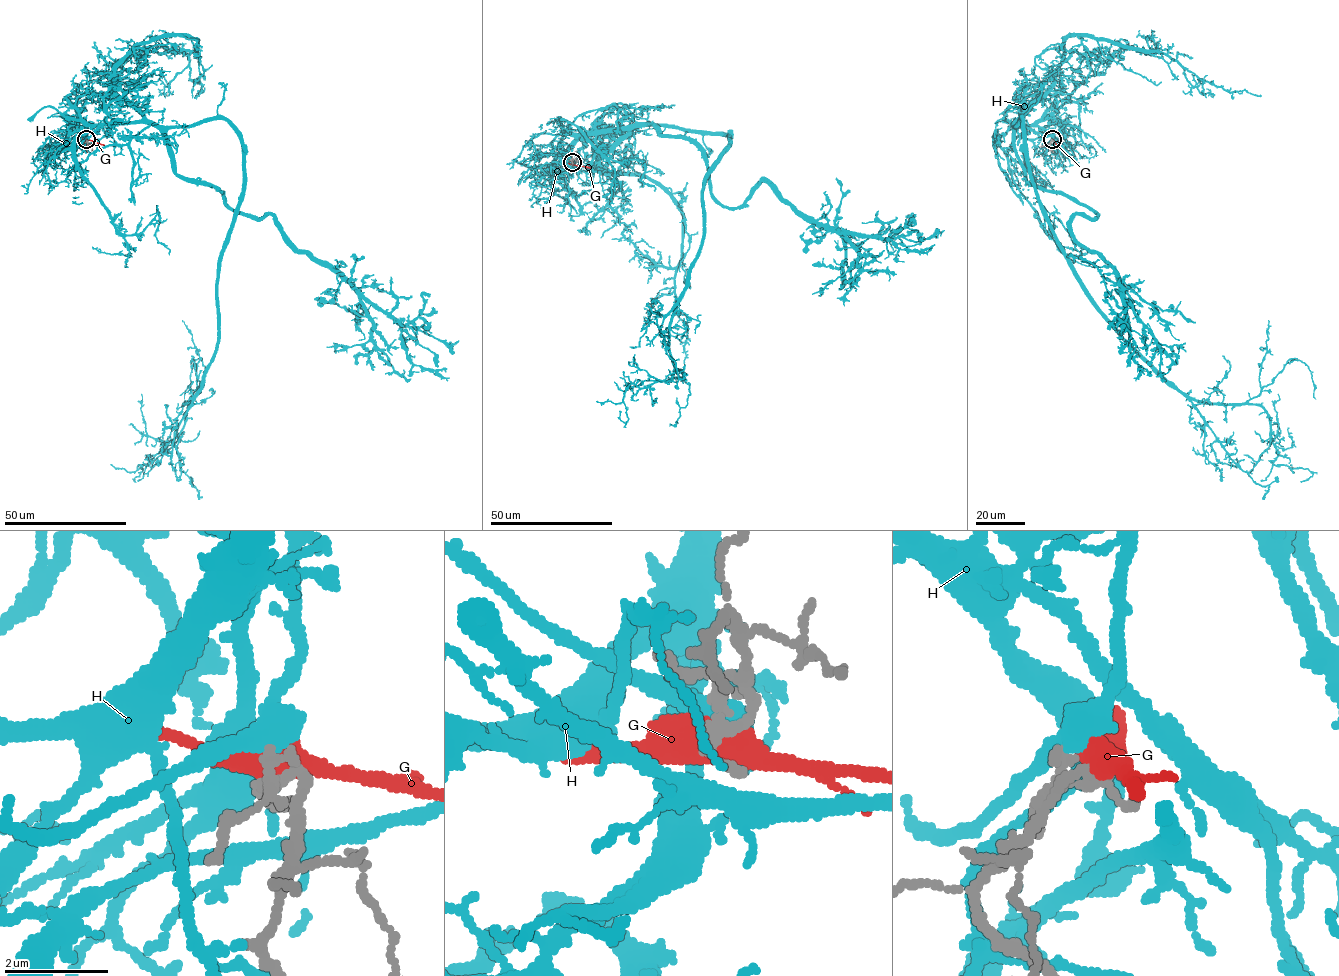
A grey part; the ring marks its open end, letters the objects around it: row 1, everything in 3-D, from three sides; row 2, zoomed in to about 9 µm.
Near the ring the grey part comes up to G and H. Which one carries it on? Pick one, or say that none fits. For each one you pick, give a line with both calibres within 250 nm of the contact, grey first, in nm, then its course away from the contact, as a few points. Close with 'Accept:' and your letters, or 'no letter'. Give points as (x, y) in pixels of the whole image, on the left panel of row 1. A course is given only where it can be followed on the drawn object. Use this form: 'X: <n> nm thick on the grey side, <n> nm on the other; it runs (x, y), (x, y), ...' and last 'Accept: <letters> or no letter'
H: 180 nm thick on the grey side, 460 nm on the other; it runs (86, 139), (87, 126), (224, 119), (243, 155), (214, 358), (184, 404), (183, 428), (133, 481)
Accept: H

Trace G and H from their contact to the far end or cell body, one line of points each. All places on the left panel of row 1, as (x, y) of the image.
G: (86, 140), (104, 145)
H: (86, 139), (87, 126), (224, 119), (243, 155), (214, 358), (184, 404), (183, 428), (133, 481)

